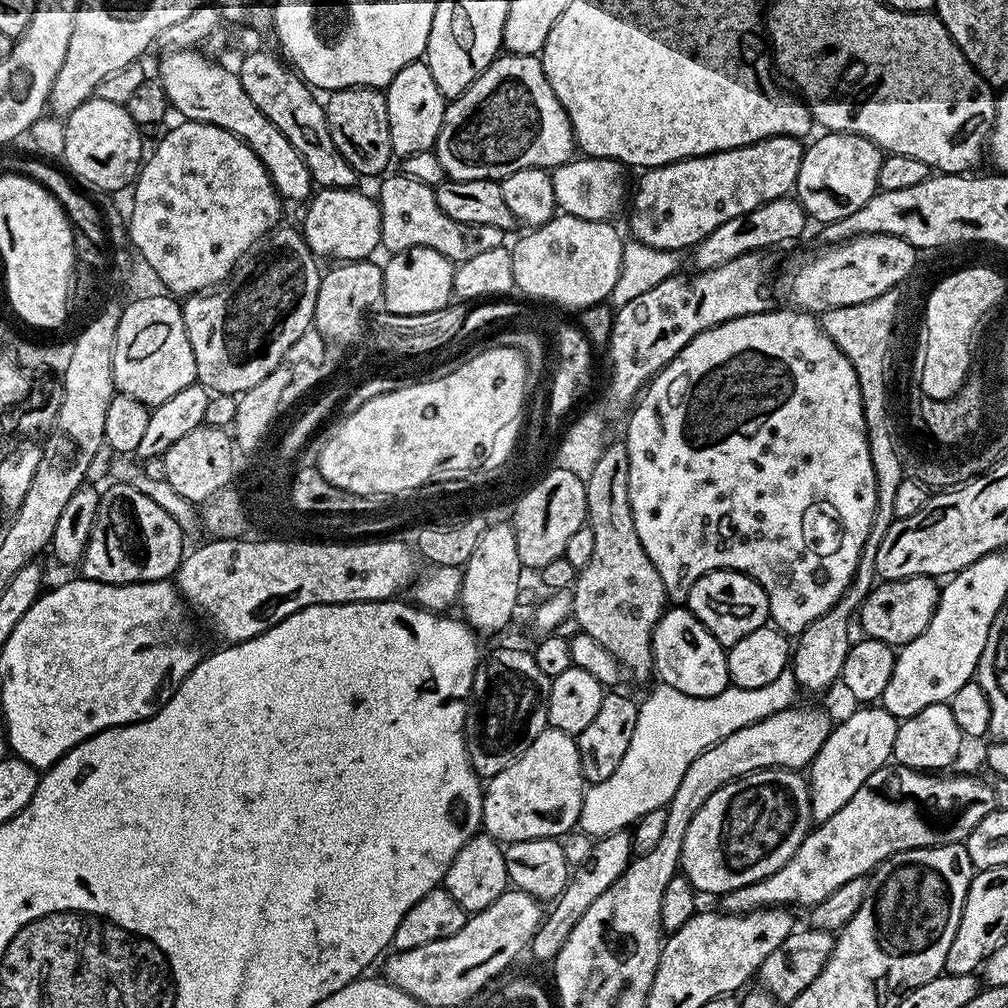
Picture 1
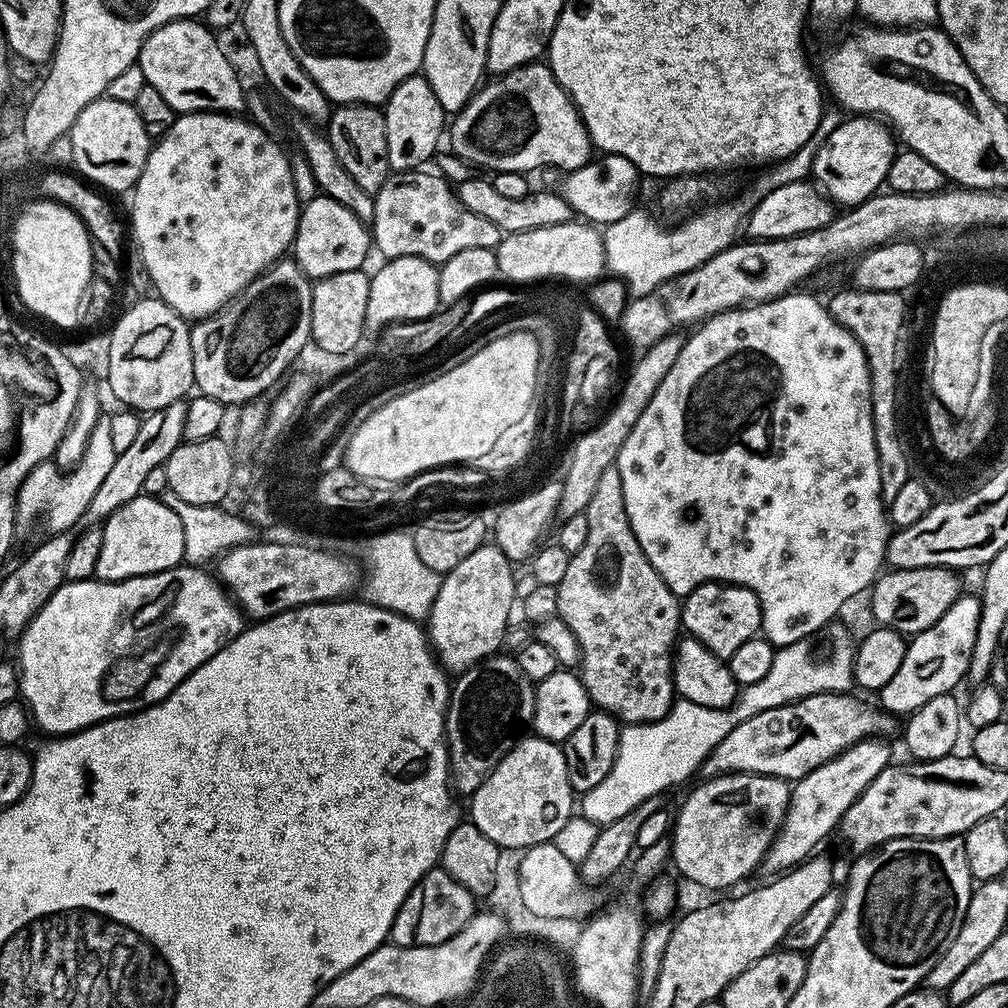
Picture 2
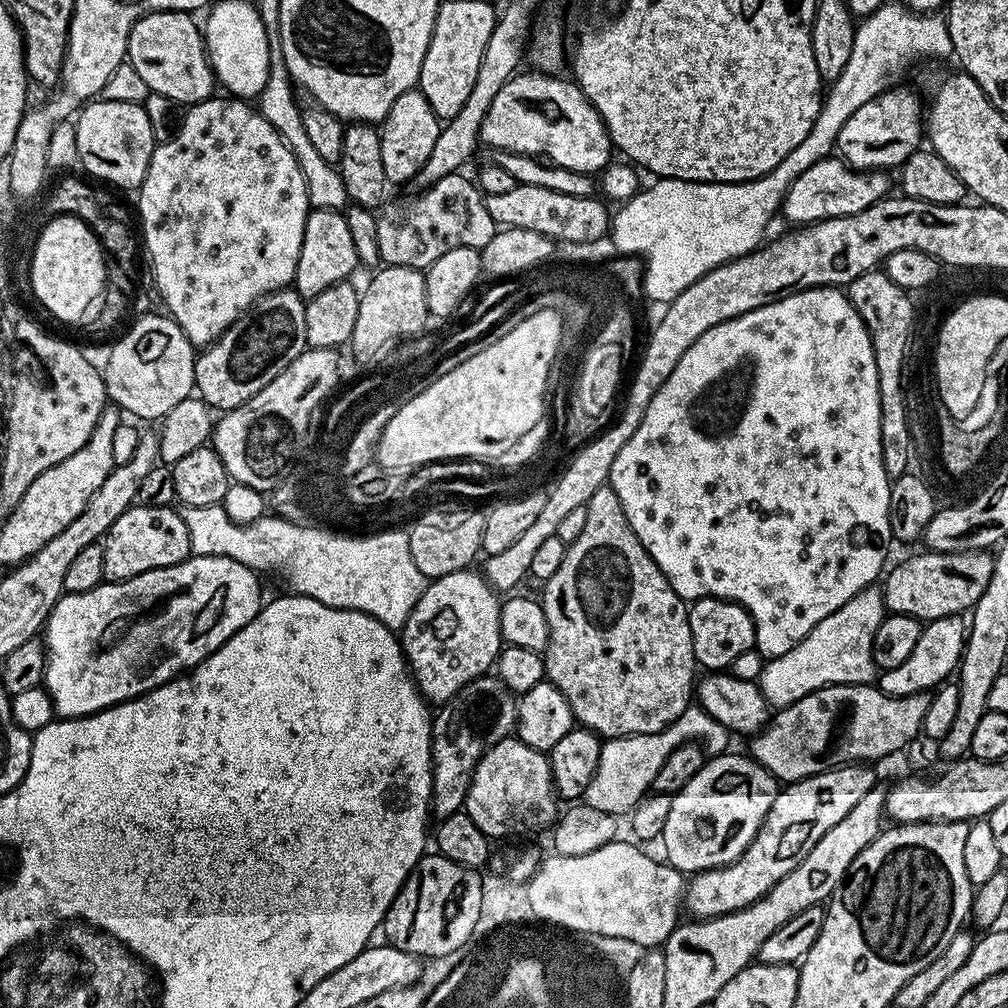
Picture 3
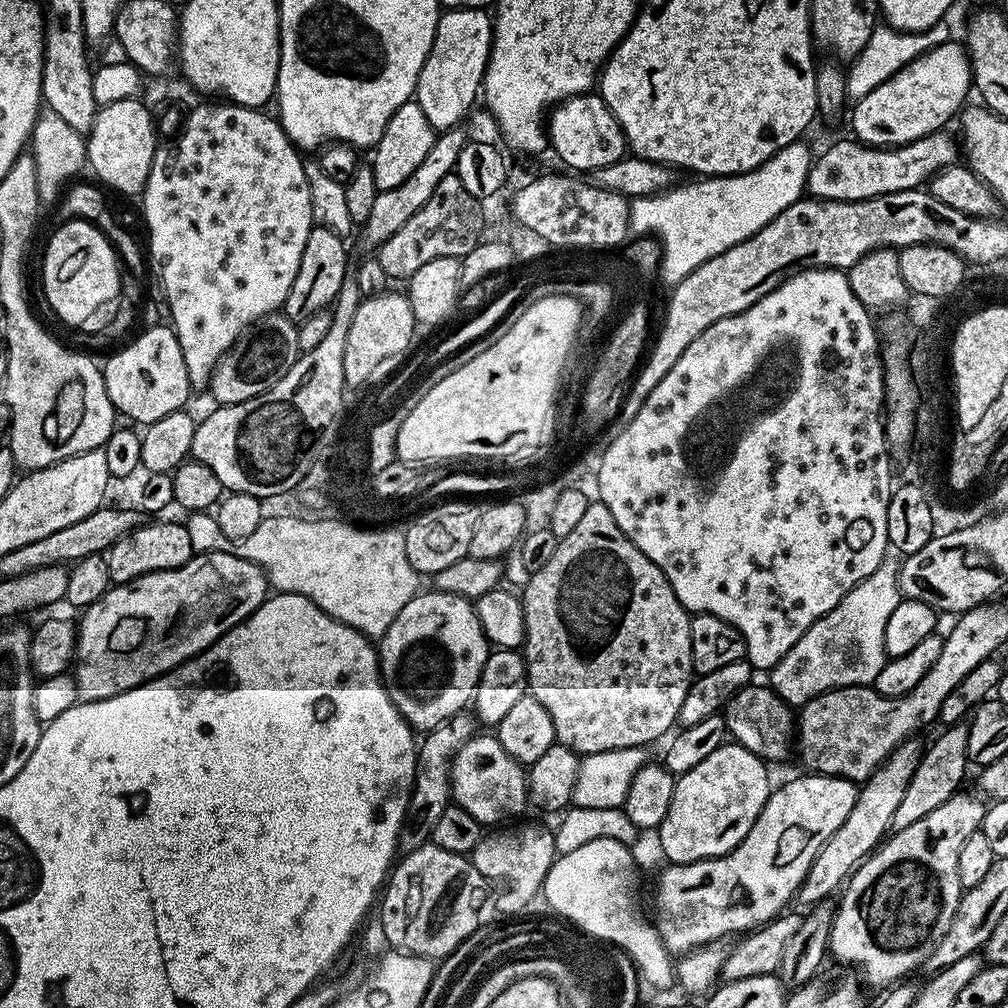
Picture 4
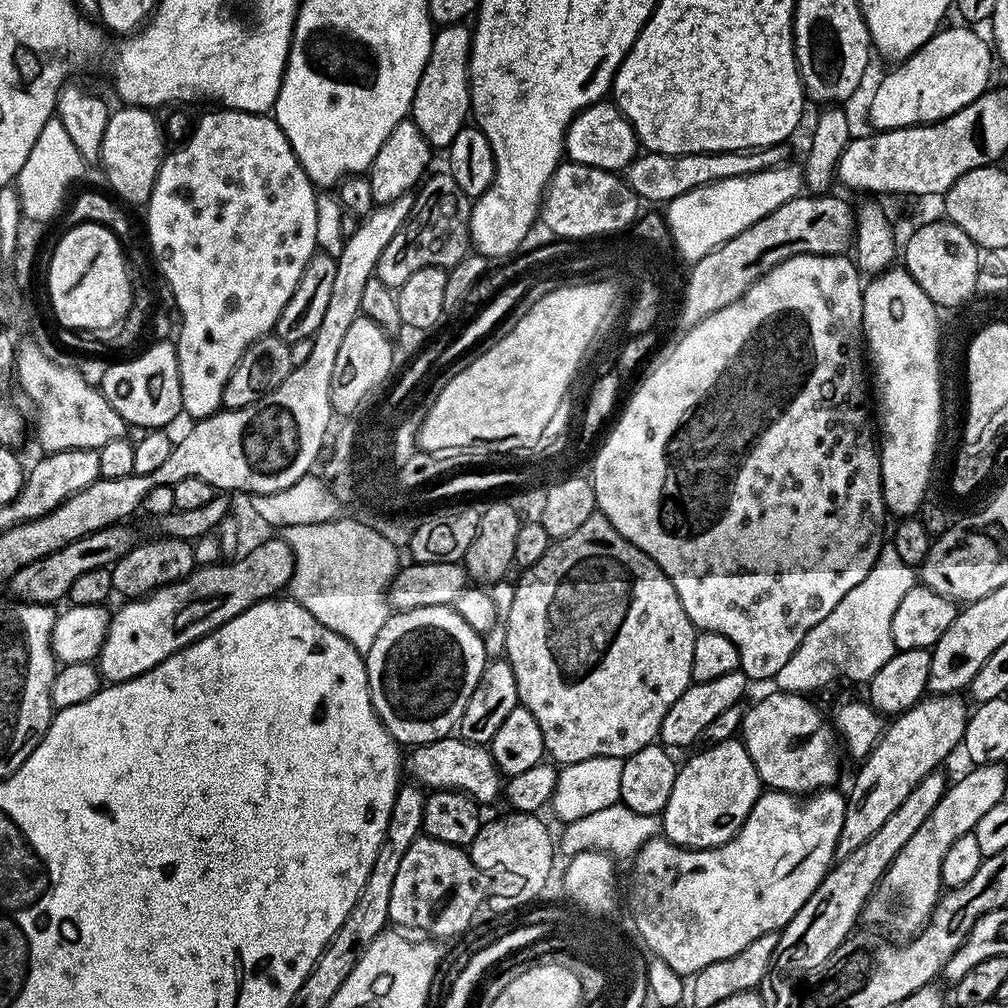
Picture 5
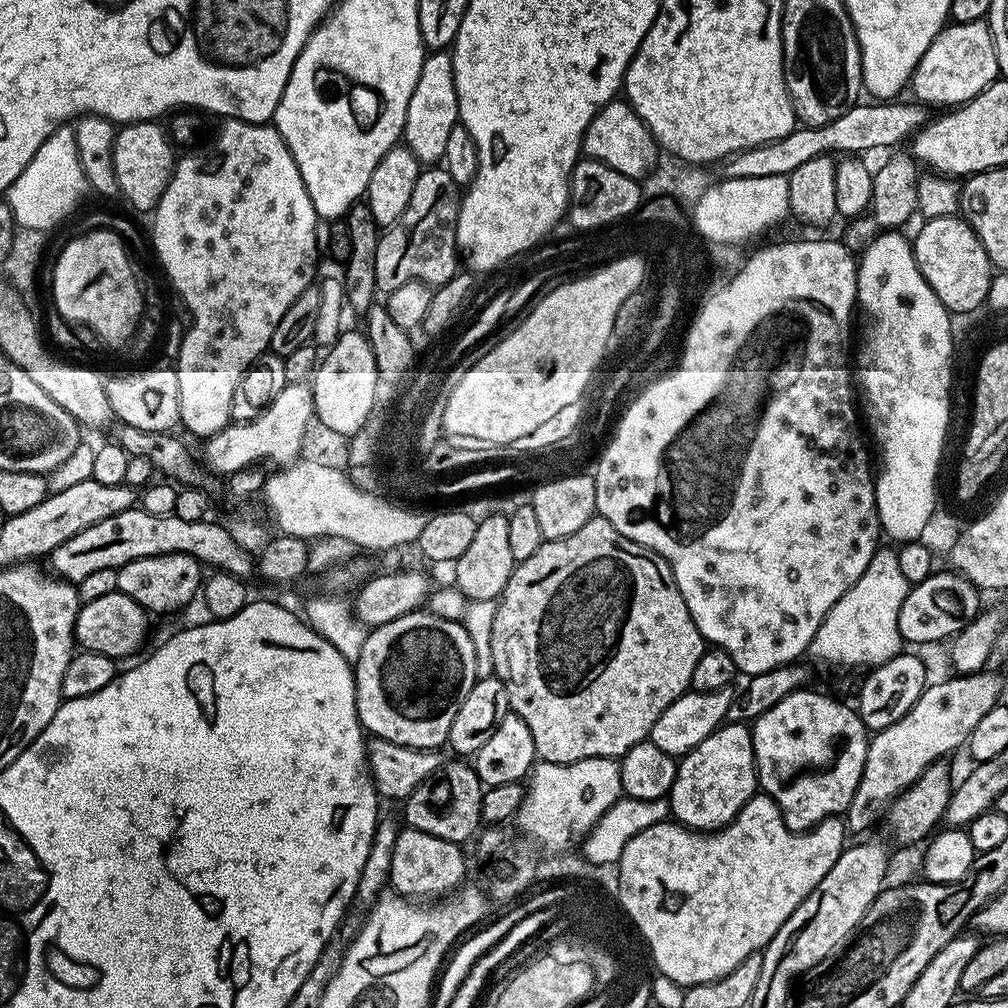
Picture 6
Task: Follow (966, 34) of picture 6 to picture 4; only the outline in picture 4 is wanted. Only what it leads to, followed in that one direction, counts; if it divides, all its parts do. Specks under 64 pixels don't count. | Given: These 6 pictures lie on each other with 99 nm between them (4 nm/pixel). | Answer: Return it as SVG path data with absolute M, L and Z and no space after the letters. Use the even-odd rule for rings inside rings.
M963 43L939 44L922 53L898 74L886 78L882 86L855 101L851 135L861 144L874 148L895 148L909 144L931 132L941 131L948 119L965 107L968 91L973 91L972 61Z

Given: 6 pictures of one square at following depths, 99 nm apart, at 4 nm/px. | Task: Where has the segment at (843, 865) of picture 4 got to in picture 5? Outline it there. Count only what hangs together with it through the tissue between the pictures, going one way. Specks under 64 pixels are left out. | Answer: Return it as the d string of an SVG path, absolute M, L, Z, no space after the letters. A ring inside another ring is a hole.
M928 694L917 702L912 708L907 708L905 712L899 713L892 725L885 727L880 733L880 741L873 746L871 754L859 765L856 772L856 781L852 784L852 793L847 793L844 805L846 814L842 818L842 834L838 834L836 843L836 856L843 858L854 854L862 842L874 838L878 834L878 829L882 827L882 822L906 802L910 790L926 778L926 774L937 771L941 767L940 763L951 754L952 751L961 747L964 731L968 725L970 715L969 705L964 705L965 697L960 694Z

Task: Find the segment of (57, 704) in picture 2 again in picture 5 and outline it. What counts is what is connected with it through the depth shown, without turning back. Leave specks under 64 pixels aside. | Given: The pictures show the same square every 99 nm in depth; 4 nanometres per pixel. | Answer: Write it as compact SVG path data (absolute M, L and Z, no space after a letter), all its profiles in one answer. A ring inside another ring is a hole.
M283 538L264 540L253 552L248 552L245 556L244 554L245 552L231 562L217 562L197 567L184 580L168 584L164 588L157 588L155 592L150 592L147 596L129 599L117 612L113 611L108 622L108 633L98 657L101 677L114 684L138 678L166 658L170 658L178 650L190 646L204 636L209 636L214 629L230 622L230 618L242 614L259 600L275 597L287 589L288 583L292 581L296 565L296 559L287 540Z

